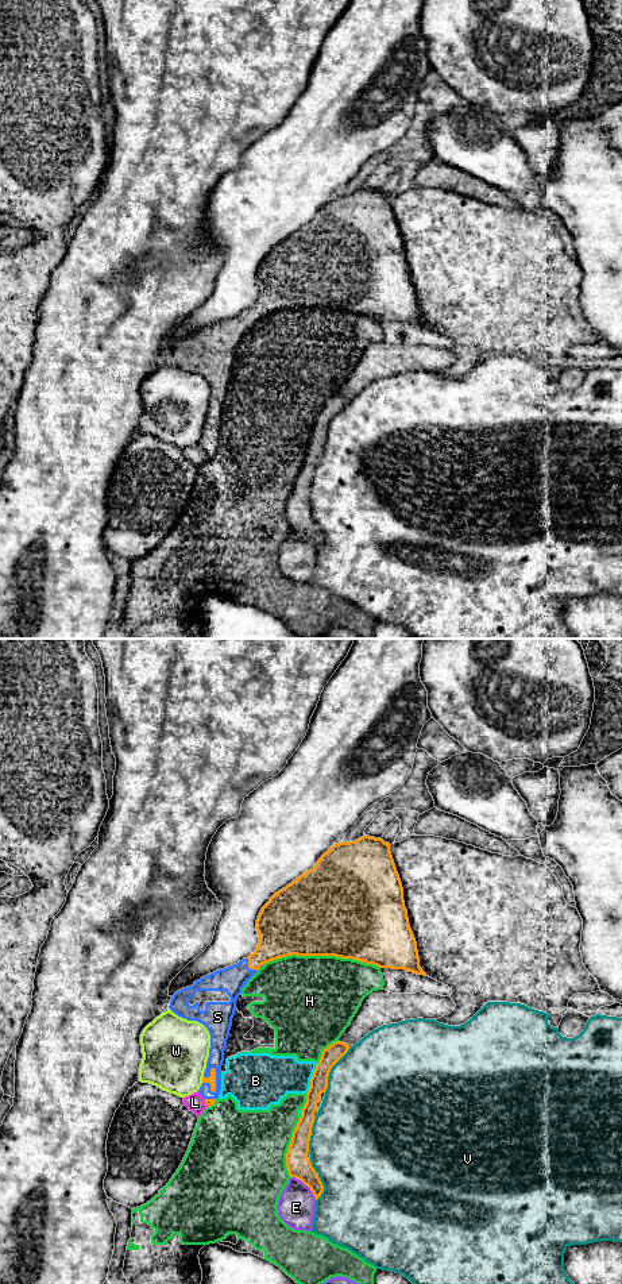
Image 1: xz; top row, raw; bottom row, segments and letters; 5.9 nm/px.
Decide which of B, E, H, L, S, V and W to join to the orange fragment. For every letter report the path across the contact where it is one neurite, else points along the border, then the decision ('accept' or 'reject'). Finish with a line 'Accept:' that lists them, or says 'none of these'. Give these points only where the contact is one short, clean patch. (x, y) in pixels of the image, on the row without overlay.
B: reject
E: reject
H: reject
L: reject
S: accept
V: reject
W: reject
Accept: S

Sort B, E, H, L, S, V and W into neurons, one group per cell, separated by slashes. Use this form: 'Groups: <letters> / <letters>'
Groups: B H / E / L / S / V / W

